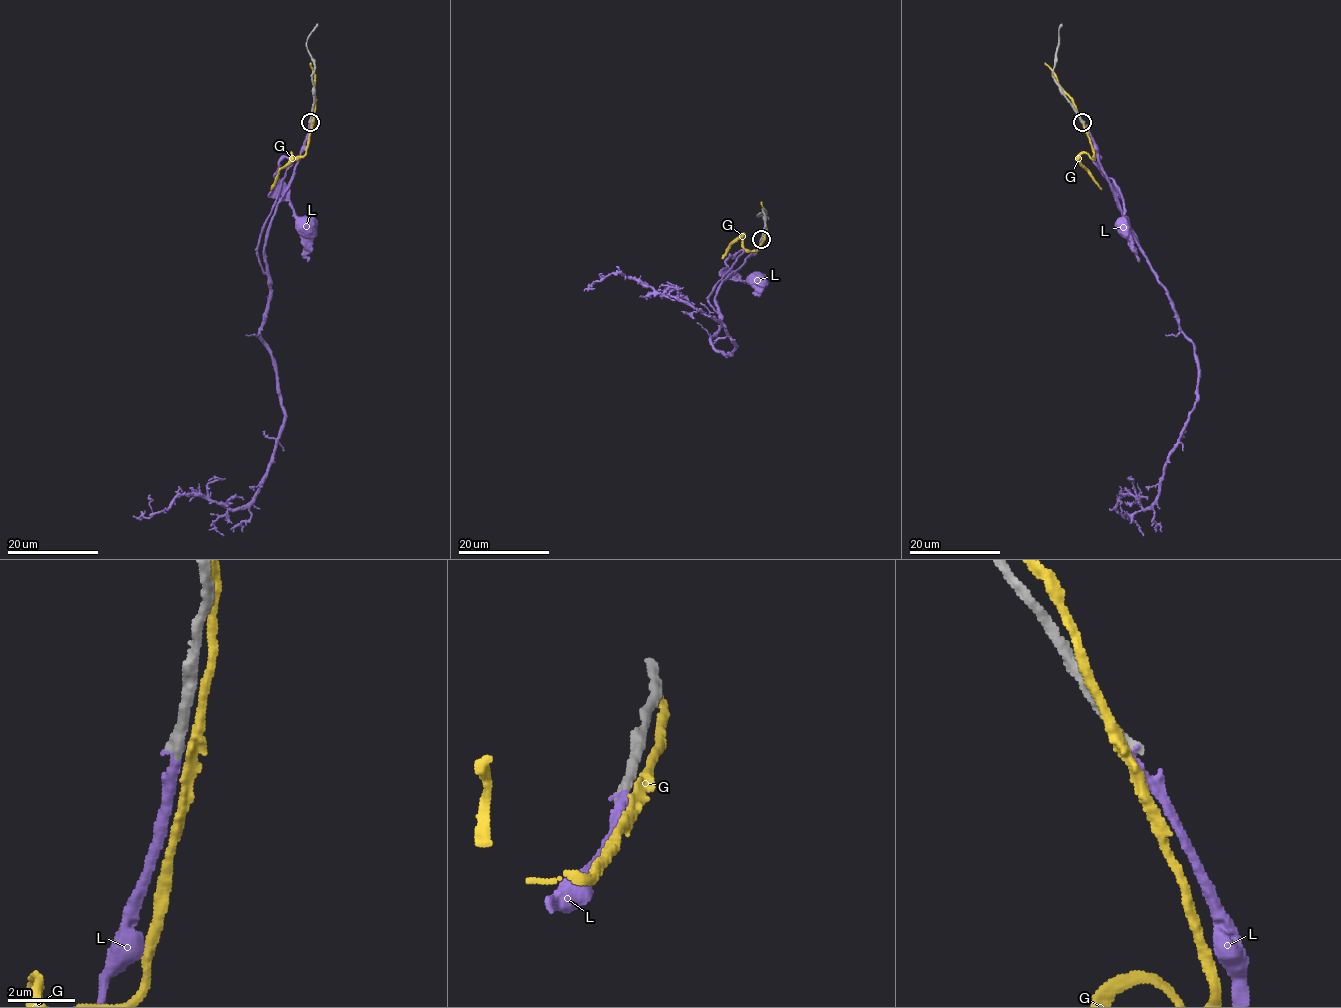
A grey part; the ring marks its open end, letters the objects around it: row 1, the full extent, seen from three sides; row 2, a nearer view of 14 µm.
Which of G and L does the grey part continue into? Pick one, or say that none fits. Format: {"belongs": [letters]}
{"belongs": ["L"]}

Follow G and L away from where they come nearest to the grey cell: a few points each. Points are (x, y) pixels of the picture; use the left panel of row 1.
G: (312, 120), (306, 153), (294, 157), (291, 153), (271, 189)
L: (310, 122), (303, 150), (283, 196), (294, 215), (304, 225)

